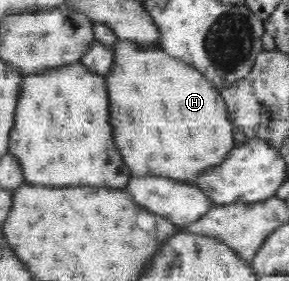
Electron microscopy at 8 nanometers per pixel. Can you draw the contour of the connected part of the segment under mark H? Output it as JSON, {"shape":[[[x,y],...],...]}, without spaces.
{"shape":[[[120,40],[112,47],[115,48],[115,53],[117,53],[117,60],[112,66],[110,73],[106,76],[107,87],[109,87],[111,124],[113,124],[113,130],[115,130],[117,134],[121,134],[121,136],[115,136],[115,140],[117,140],[117,144],[125,150],[125,160],[131,162],[131,164],[127,164],[127,166],[131,168],[133,176],[135,176],[135,178],[141,178],[141,176],[167,176],[167,178],[175,178],[175,180],[179,180],[180,182],[185,180],[187,183],[195,184],[199,176],[203,176],[207,170],[213,169],[213,166],[216,167],[223,163],[225,158],[235,149],[235,126],[230,121],[228,106],[226,105],[225,99],[221,96],[220,90],[193,65],[171,57],[162,49],[142,50],[142,48],[136,48],[131,42],[123,42]]]}

